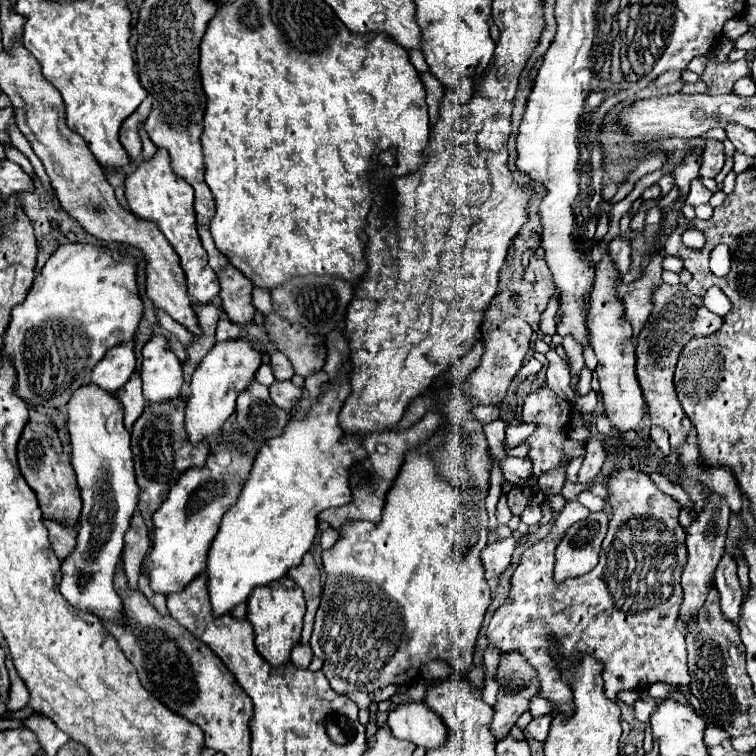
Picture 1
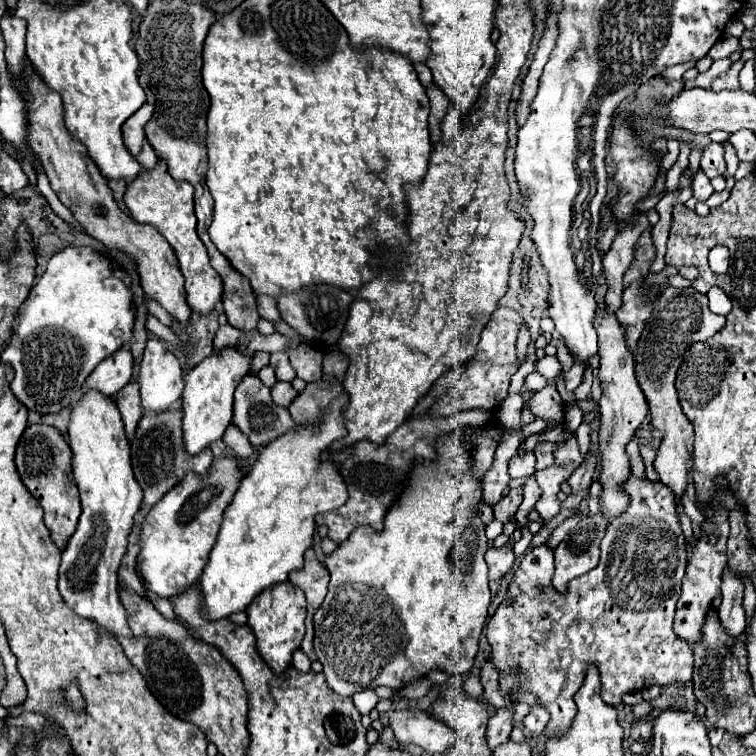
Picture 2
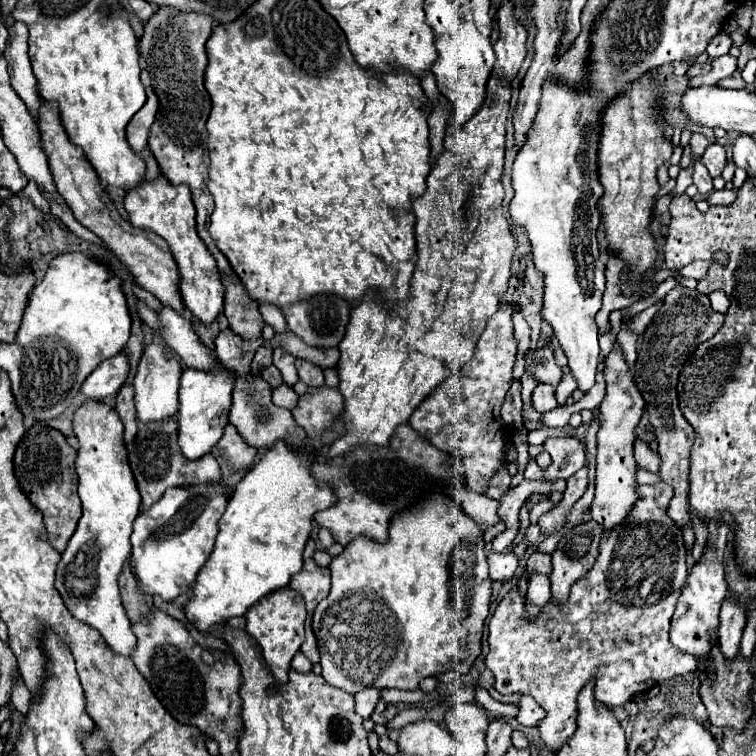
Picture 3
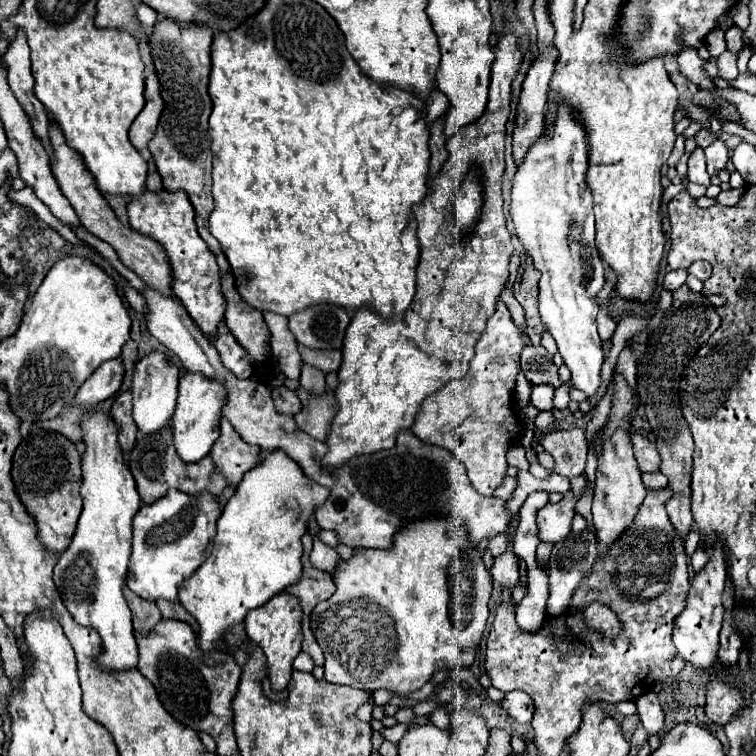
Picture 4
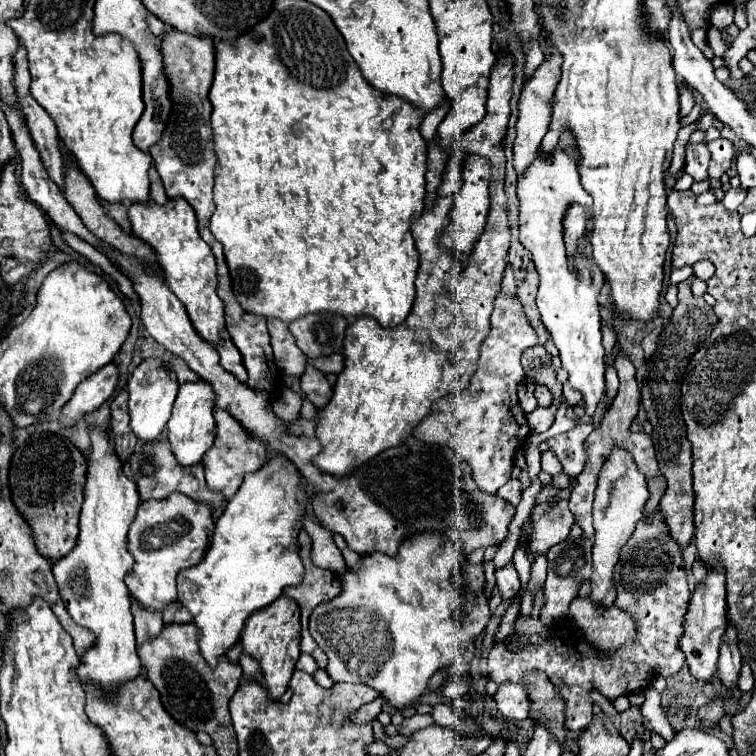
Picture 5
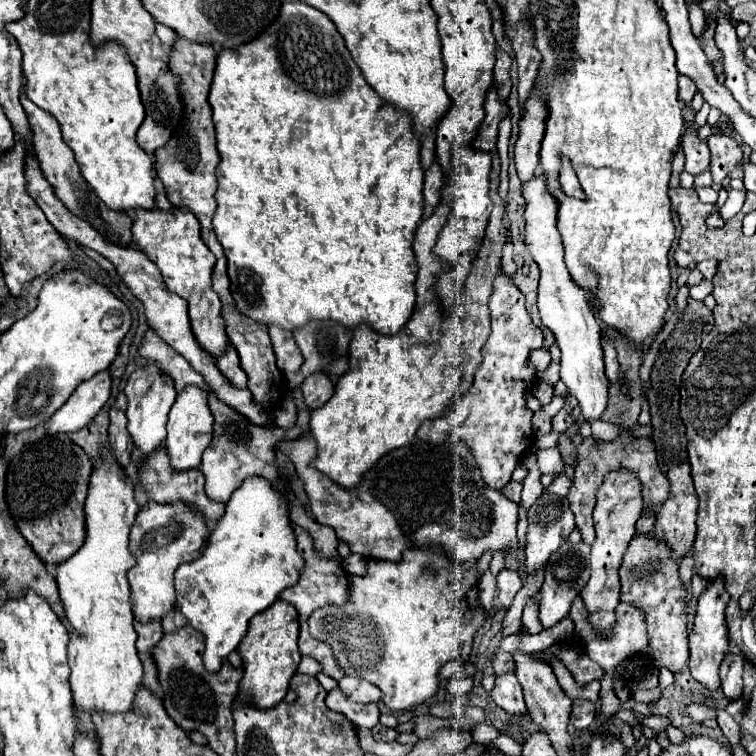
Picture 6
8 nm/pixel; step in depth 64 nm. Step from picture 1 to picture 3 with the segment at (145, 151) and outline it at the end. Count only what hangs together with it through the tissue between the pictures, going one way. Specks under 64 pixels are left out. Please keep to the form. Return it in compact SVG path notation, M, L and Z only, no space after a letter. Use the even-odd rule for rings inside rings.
M146 150L144 154L142 154L142 158L144 158L144 162L146 162L146 180L154 180L156 176L158 176L158 172L160 172L160 168L158 168L158 162L156 162L156 158Z

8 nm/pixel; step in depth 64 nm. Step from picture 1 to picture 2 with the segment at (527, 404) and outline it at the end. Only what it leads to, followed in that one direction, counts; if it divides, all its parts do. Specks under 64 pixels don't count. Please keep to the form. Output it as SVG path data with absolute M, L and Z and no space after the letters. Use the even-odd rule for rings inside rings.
M546 386L542 390L538 390L530 402L528 402L528 410L536 416L536 418L542 418L542 420L548 420L548 422L556 422L556 424L562 424L564 422L564 402L560 398L560 394L556 392L554 386ZM542 442L534 448L534 456L536 456L536 470L548 468L554 464L554 450L558 448L558 444L554 442Z

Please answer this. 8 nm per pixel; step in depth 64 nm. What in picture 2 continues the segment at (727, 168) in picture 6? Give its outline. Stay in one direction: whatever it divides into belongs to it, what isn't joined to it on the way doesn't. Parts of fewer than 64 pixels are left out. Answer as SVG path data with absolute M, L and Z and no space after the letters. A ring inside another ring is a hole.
M710 142L700 158L700 168L708 178L722 176L726 172L726 162L724 162L724 146Z

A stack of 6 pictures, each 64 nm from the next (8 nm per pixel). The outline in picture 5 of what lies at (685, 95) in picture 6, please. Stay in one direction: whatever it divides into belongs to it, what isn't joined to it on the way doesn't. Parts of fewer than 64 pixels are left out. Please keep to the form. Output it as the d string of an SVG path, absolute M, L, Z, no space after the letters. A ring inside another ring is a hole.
M684 85L679 86L679 101L680 101L679 116L683 118L687 116L694 107L693 94Z

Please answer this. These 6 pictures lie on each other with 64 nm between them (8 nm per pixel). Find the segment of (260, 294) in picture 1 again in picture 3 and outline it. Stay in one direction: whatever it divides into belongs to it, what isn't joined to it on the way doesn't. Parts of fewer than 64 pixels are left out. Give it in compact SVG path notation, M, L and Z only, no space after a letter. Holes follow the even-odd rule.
M262 304L262 306L260 306L260 314L262 314L262 318L264 318L266 324L274 326L276 332L284 332L284 330L286 330L284 314L282 314L282 310L274 308L274 304Z

